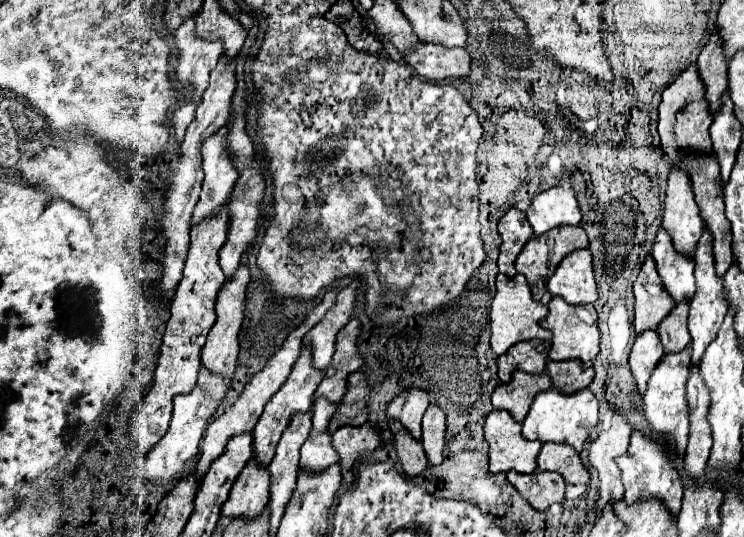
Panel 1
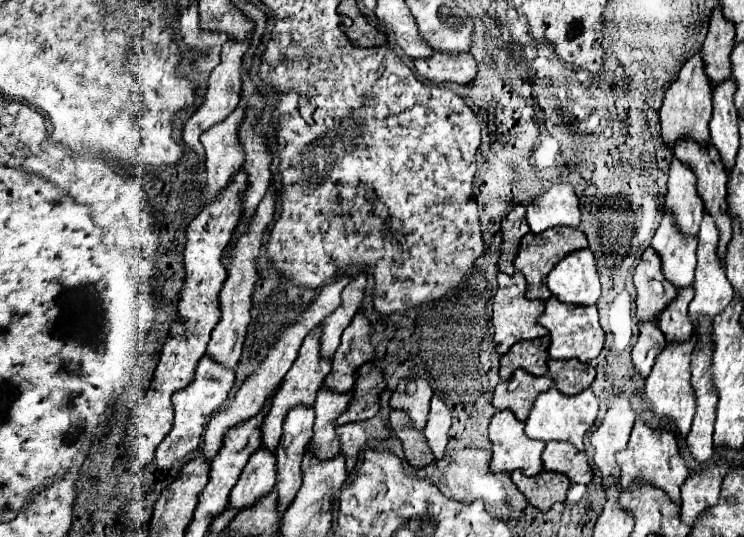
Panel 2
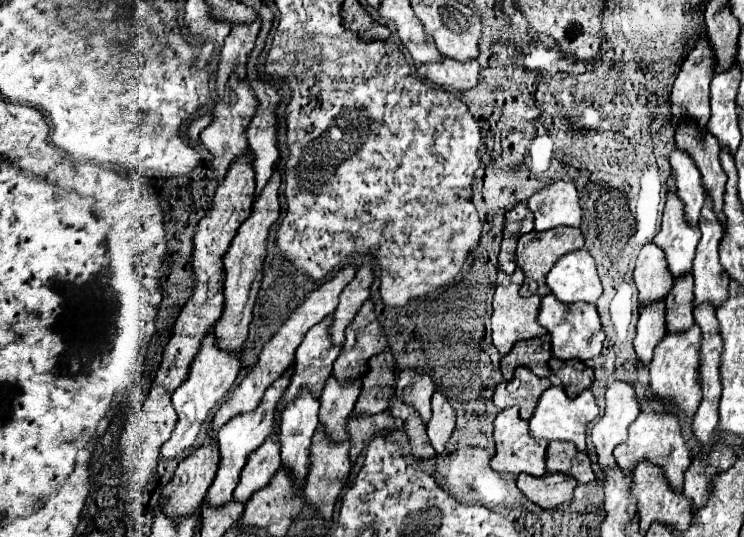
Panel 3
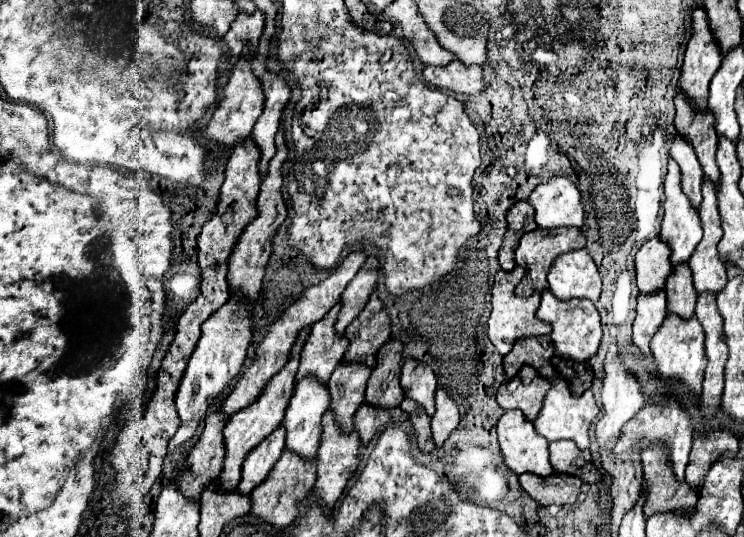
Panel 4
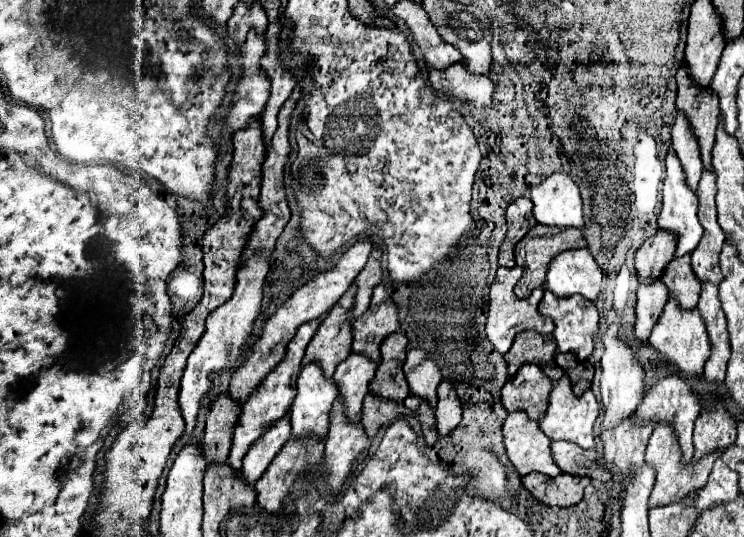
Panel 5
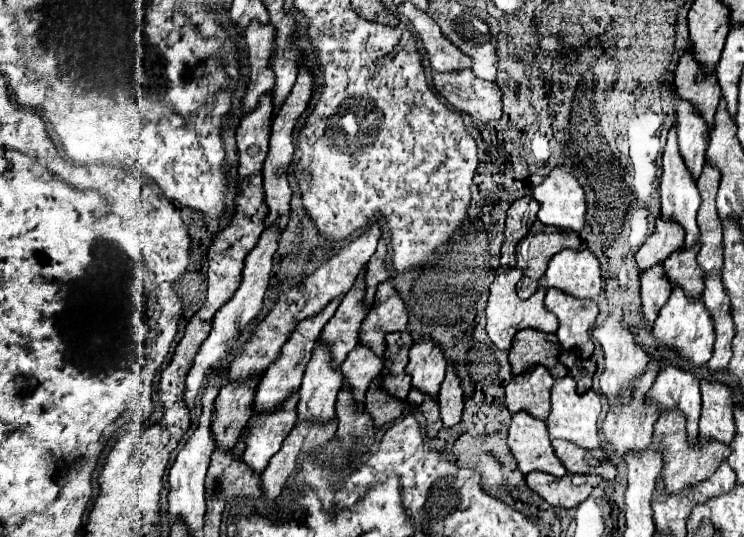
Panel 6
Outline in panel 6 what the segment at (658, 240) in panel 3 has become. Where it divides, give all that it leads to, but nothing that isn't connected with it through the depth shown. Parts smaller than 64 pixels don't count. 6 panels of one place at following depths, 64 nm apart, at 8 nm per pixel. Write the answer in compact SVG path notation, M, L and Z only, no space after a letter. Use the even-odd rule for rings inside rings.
M674 128L670 130L668 134L668 144L664 148L664 156L662 156L662 164L664 164L664 172L662 172L662 178L660 178L660 200L662 200L662 210L660 210L660 216L662 220L674 220L676 224L680 224L686 232L684 236L684 250L686 248L692 248L698 238L700 238L700 228L696 224L696 212L698 212L698 206L700 206L700 194L696 190L696 182L692 180L680 152L678 152L678 142L676 142L676 132Z

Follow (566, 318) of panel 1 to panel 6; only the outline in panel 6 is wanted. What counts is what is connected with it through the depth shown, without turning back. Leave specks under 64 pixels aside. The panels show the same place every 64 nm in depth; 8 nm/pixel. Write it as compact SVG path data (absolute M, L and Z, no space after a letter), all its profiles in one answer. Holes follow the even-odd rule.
M548 288L544 306L556 314L558 330L556 336L564 350L578 348L582 358L590 358L594 352L592 328L598 318L598 306L594 300L574 298L556 288Z

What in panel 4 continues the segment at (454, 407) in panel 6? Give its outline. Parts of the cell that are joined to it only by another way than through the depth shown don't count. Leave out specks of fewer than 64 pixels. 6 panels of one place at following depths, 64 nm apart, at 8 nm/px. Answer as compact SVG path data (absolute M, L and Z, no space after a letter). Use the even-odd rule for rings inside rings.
M436 390L436 414L432 416L432 440L436 444L436 448L440 448L446 438L452 434L452 430L458 426L460 414L458 414L458 406L456 402L442 390Z

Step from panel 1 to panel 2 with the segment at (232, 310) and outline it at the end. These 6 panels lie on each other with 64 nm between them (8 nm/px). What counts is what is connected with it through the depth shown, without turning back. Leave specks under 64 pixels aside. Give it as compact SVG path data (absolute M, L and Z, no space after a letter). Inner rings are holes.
M270 188L264 196L264 200L260 202L256 216L250 224L250 230L238 240L236 244L236 252L232 256L232 260L224 260L228 278L224 282L224 288L220 292L220 322L216 324L216 328L212 330L206 354L210 360L214 360L216 364L224 366L224 368L236 368L240 352L242 352L242 344L244 344L244 334L246 334L246 326L250 322L250 308L252 308L252 292L254 292L254 282L258 280L258 270L256 270L256 256L260 252L260 244L262 244L262 236L264 236L264 228L268 226L268 222L274 216L274 190Z

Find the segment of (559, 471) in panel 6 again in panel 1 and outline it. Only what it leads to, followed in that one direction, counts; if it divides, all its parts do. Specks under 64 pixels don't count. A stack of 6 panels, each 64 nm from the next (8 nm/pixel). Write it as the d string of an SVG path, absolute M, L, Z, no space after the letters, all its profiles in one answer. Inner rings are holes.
M492 410L486 418L486 424L484 424L484 436L486 436L486 442L490 446L490 472L492 474L498 474L498 472L508 472L508 470L516 470L516 472L522 472L522 474L532 474L534 468L536 468L536 456L542 448L542 444L538 440L524 440L522 434L522 424L514 422L512 416L506 412L506 410Z

